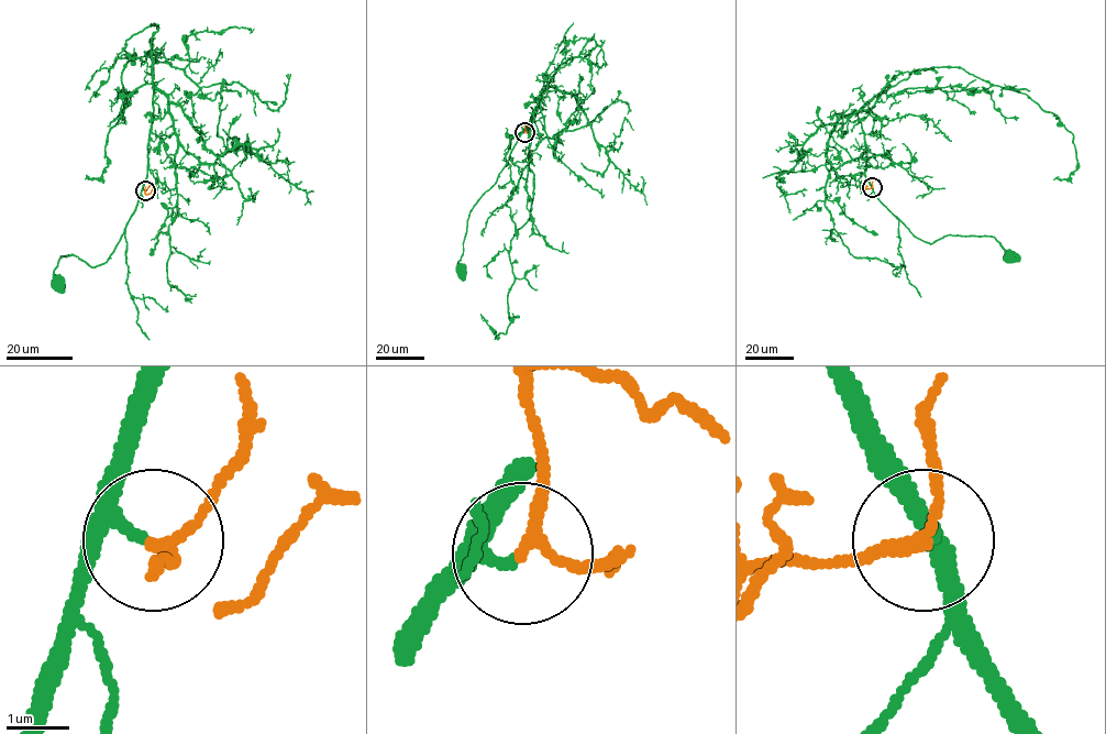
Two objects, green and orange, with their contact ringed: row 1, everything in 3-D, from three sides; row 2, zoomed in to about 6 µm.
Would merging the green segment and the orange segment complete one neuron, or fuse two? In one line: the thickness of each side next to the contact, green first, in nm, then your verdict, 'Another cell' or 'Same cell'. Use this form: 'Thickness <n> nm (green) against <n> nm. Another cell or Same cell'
Thickness 180 nm (green) against 170 nm. Same cell

